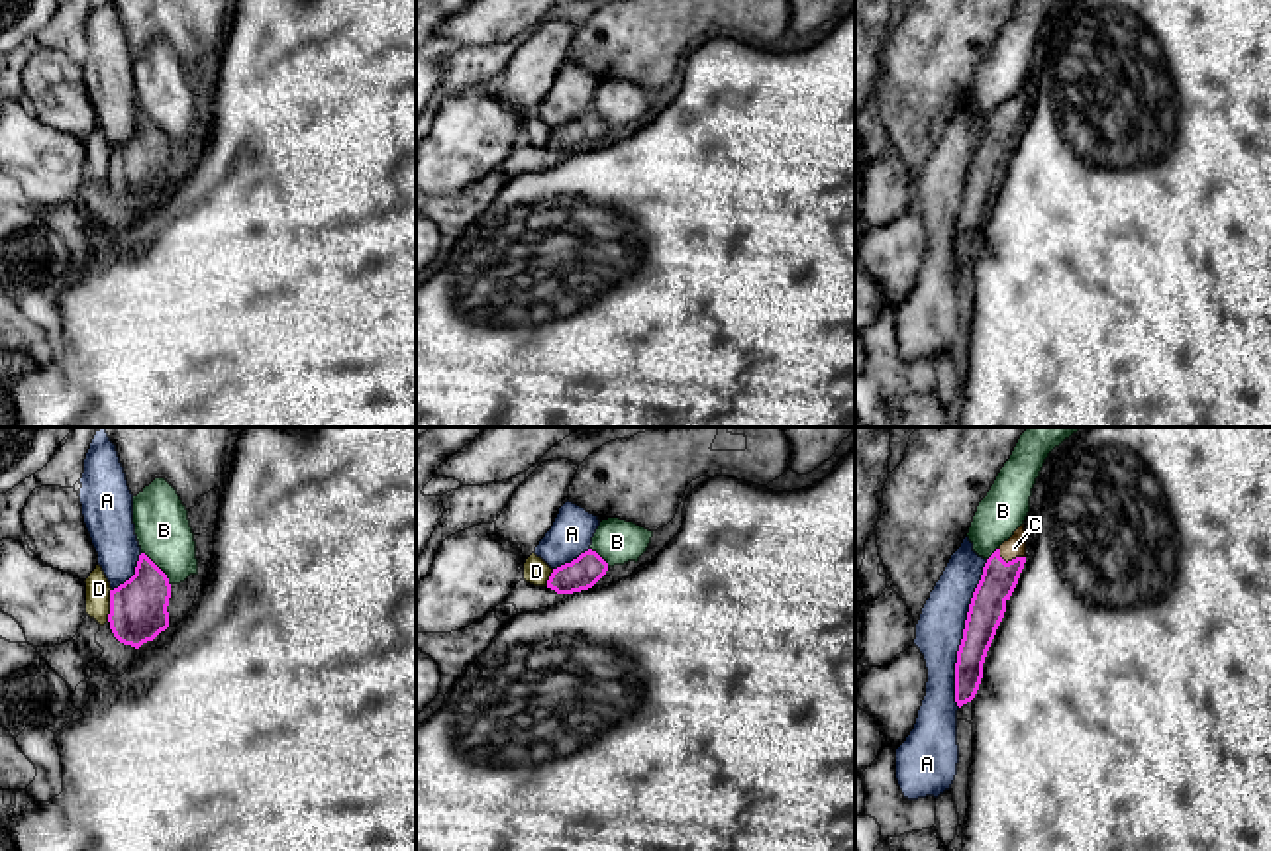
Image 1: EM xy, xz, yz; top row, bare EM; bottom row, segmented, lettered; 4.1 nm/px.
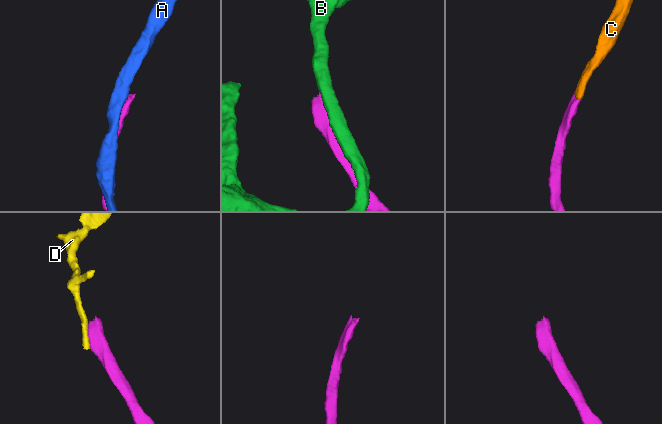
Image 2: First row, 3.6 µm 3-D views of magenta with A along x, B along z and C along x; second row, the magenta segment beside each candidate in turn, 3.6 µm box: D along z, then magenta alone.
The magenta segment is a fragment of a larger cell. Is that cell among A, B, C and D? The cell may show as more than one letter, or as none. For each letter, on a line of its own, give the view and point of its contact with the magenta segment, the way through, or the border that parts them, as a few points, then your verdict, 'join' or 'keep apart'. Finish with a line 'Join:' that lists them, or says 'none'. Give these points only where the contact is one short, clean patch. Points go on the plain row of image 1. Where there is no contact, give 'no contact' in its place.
A: meets magenta in yz at (964, 195); keep apart
B: meets magenta in xy at (159, 130); keep apart
C: meets magenta in yz at (1009, 122); runs through yz (999, 140), (1009, 122), (1015, 108); join
D: meets magenta in xy at (110, 165); border along xy (110, 150), (106, 181); keep apart
Join: C

